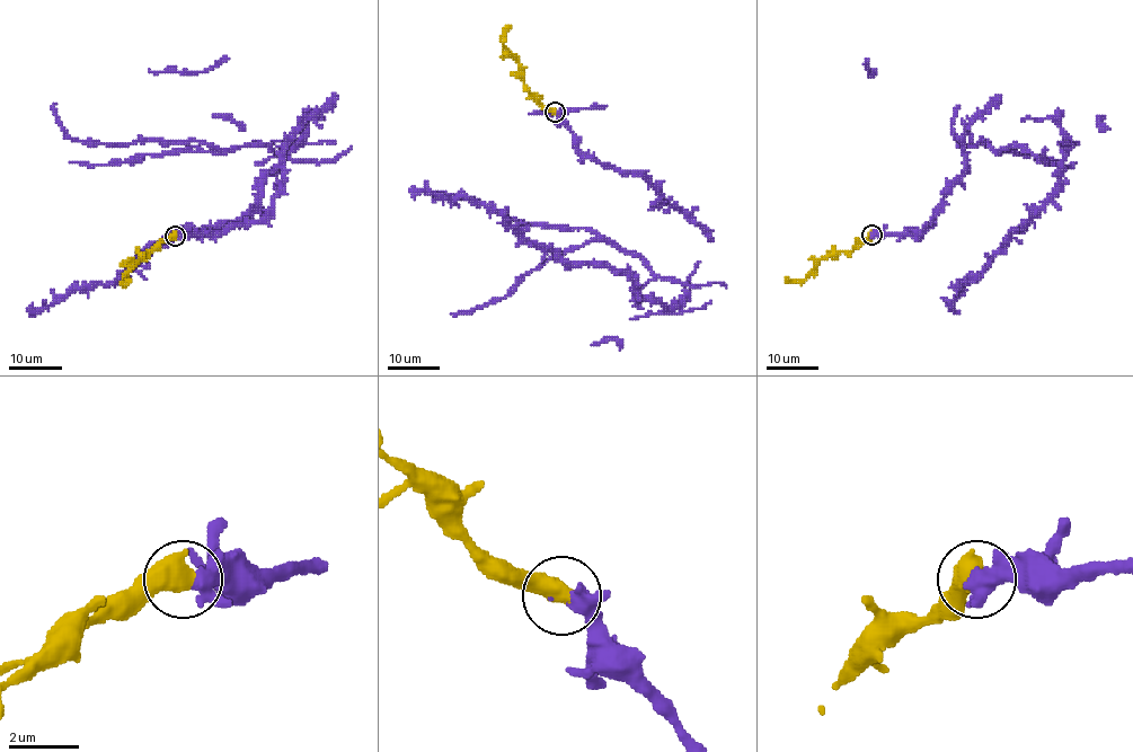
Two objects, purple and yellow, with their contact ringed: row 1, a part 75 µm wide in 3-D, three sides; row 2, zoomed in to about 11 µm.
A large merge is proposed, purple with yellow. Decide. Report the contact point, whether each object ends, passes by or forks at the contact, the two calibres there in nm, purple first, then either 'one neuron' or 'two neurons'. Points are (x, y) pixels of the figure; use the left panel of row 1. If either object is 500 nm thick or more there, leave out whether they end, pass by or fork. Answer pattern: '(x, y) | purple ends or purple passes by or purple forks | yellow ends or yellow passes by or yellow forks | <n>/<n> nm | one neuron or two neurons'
(175, 236) | 380/650 nm | one neuron

